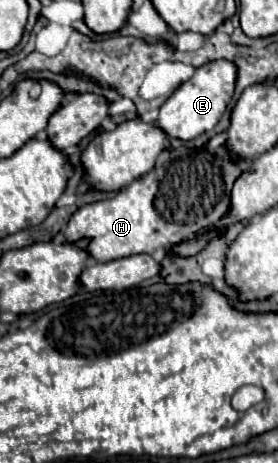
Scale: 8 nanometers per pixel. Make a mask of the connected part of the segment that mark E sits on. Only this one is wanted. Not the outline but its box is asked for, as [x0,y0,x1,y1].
[155,59,237,141]

